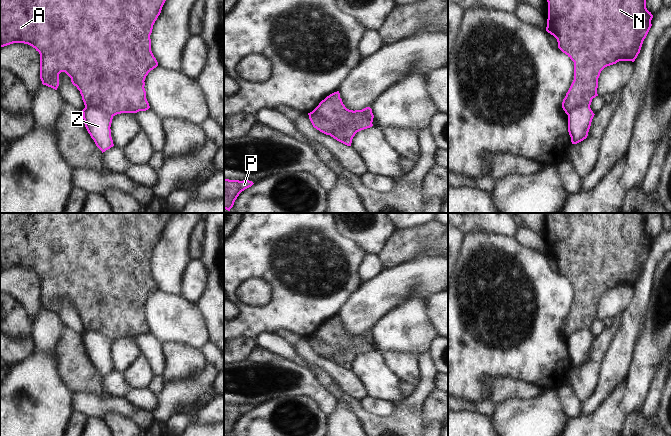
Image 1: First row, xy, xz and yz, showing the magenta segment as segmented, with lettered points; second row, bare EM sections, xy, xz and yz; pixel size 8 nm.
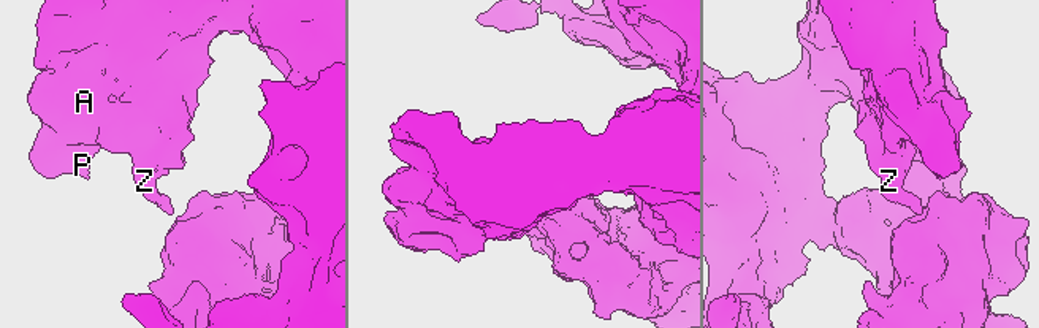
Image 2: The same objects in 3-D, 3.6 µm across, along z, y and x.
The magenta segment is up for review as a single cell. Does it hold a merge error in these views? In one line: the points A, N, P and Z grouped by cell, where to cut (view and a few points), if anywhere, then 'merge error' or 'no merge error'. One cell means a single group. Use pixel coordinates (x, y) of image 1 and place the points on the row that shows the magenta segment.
A N P / Z | xz (309, 115), (320, 115), (330, 121), (341, 123), (344, 127) | merge error

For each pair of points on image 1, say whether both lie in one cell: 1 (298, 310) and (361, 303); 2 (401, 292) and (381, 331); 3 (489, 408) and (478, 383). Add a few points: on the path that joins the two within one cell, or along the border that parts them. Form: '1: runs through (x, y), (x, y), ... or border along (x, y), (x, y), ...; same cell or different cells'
1: border along (357, 288), (342, 305), (338, 314); different cells
2: border along (413, 294), (392, 307), (376, 323); different cells
3: border along (463, 397), (474, 402), (488, 401); different cells

